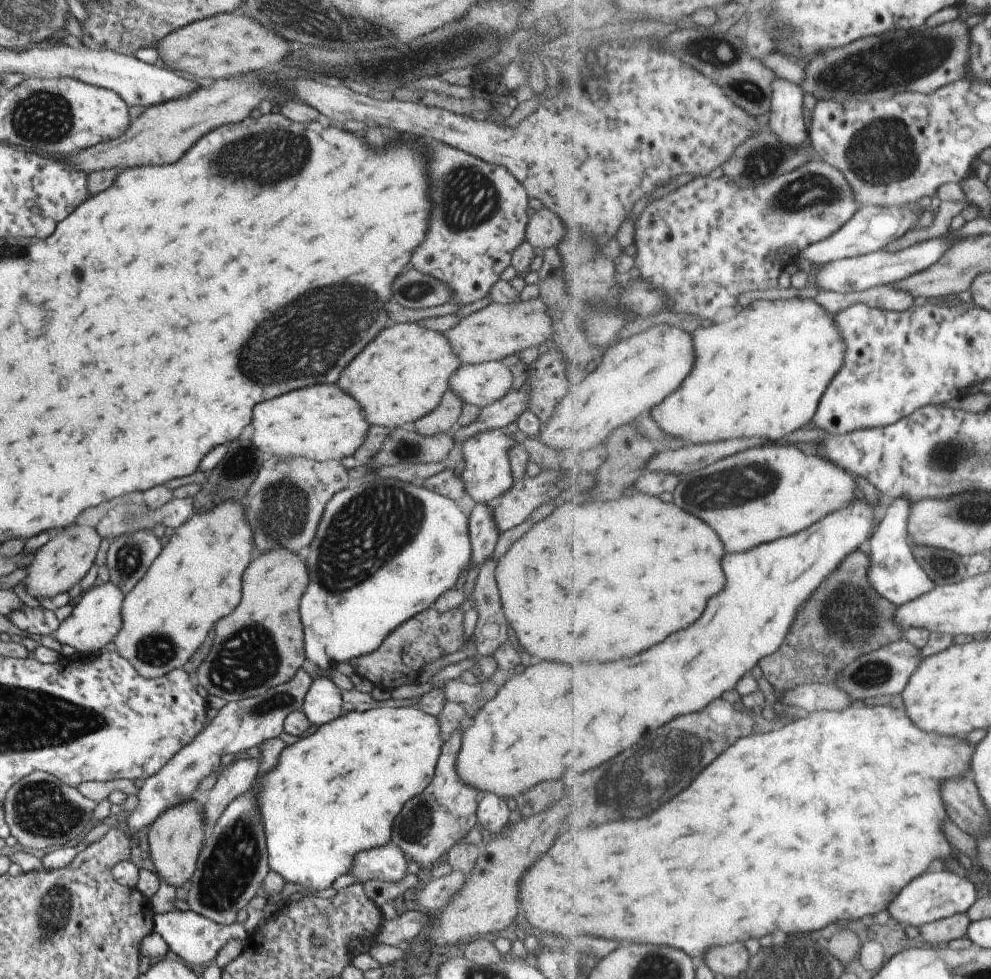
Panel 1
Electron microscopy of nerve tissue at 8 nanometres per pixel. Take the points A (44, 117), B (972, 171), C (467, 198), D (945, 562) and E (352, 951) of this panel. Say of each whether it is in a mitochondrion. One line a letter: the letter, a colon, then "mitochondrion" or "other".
A: mitochondrion
B: other
C: mitochondrion
D: other
E: other

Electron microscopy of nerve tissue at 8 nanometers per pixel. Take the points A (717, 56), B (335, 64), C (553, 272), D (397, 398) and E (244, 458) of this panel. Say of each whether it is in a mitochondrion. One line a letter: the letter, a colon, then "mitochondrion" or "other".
A: mitochondrion
B: mitochondrion
C: other
D: other
E: mitochondrion

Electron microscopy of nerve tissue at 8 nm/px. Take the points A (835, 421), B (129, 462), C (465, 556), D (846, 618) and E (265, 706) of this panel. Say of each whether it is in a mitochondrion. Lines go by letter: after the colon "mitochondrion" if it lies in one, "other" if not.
A: other
B: other
C: other
D: mitochondrion
E: mitochondrion

